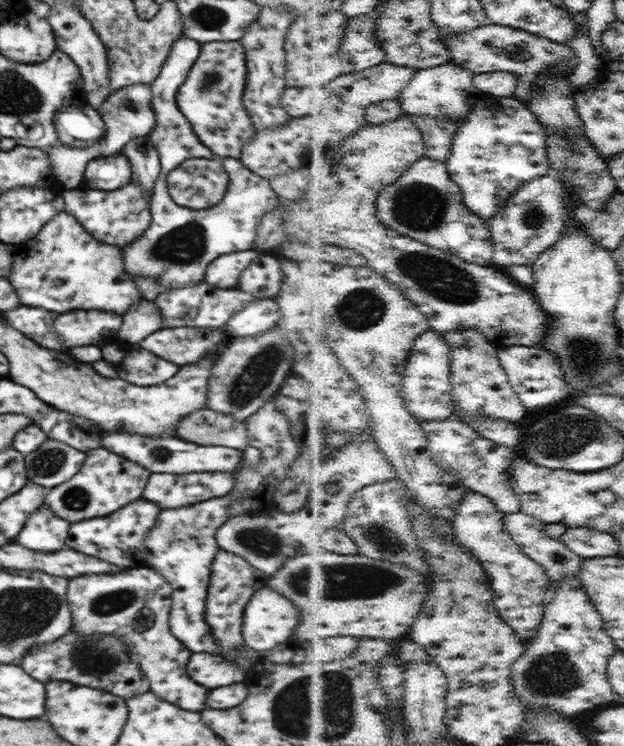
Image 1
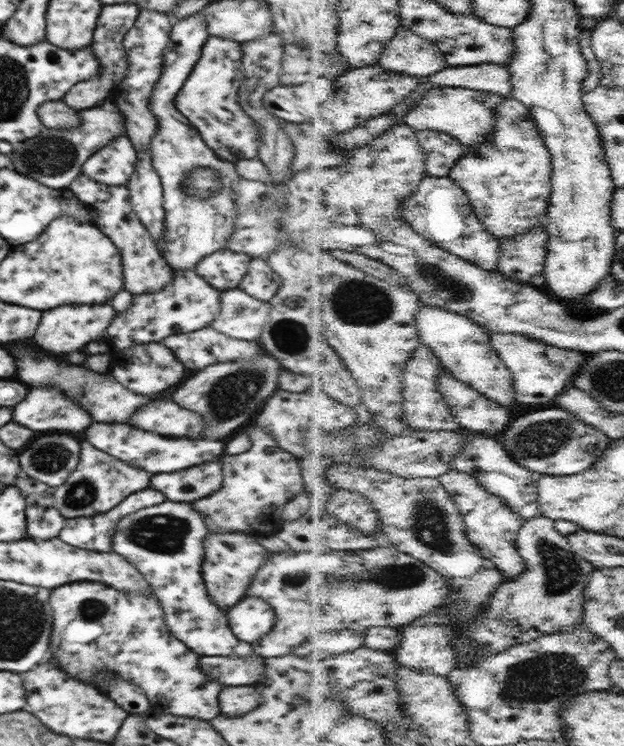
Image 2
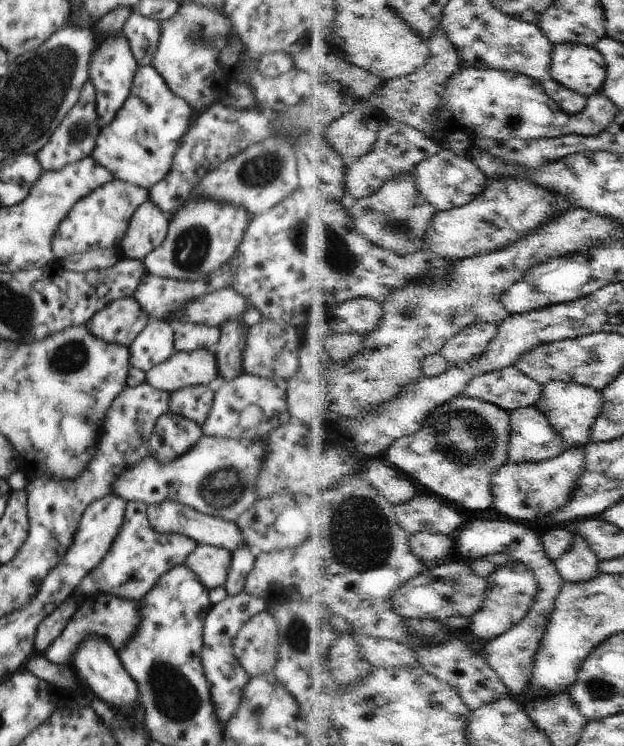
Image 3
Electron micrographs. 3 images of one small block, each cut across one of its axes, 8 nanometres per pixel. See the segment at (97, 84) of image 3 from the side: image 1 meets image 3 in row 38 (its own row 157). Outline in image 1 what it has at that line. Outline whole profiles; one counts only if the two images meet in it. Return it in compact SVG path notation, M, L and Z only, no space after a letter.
M120 153L90 160L84 170L82 186L94 191L113 191L131 181L131 166L126 156Z

